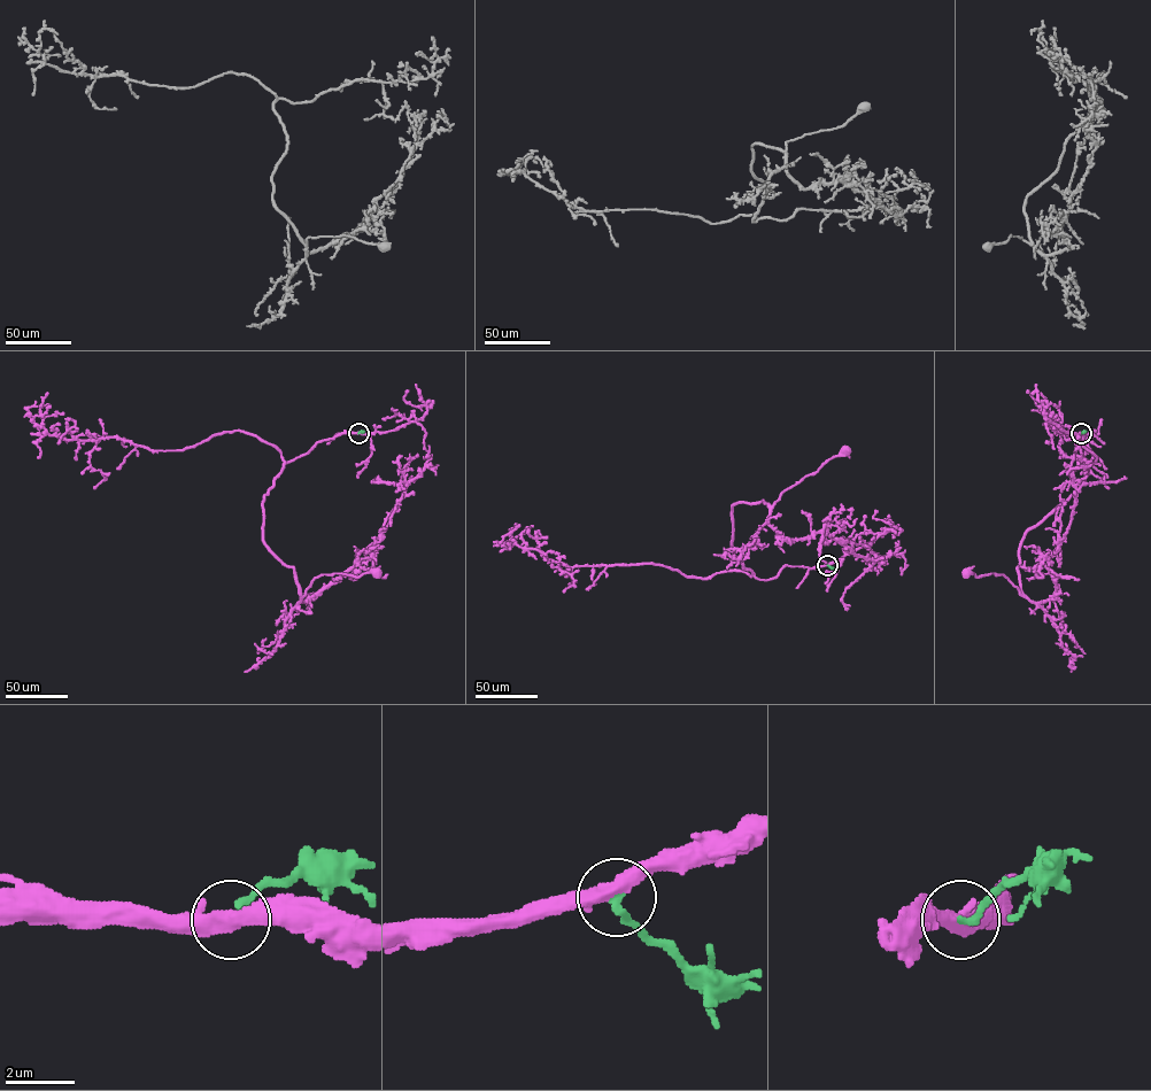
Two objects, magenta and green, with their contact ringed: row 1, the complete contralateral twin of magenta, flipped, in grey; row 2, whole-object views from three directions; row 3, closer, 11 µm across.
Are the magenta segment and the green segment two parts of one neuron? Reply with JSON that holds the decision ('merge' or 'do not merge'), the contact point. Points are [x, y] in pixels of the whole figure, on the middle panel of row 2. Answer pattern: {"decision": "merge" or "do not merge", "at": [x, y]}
{"decision": "merge", "at": [827, 565]}

